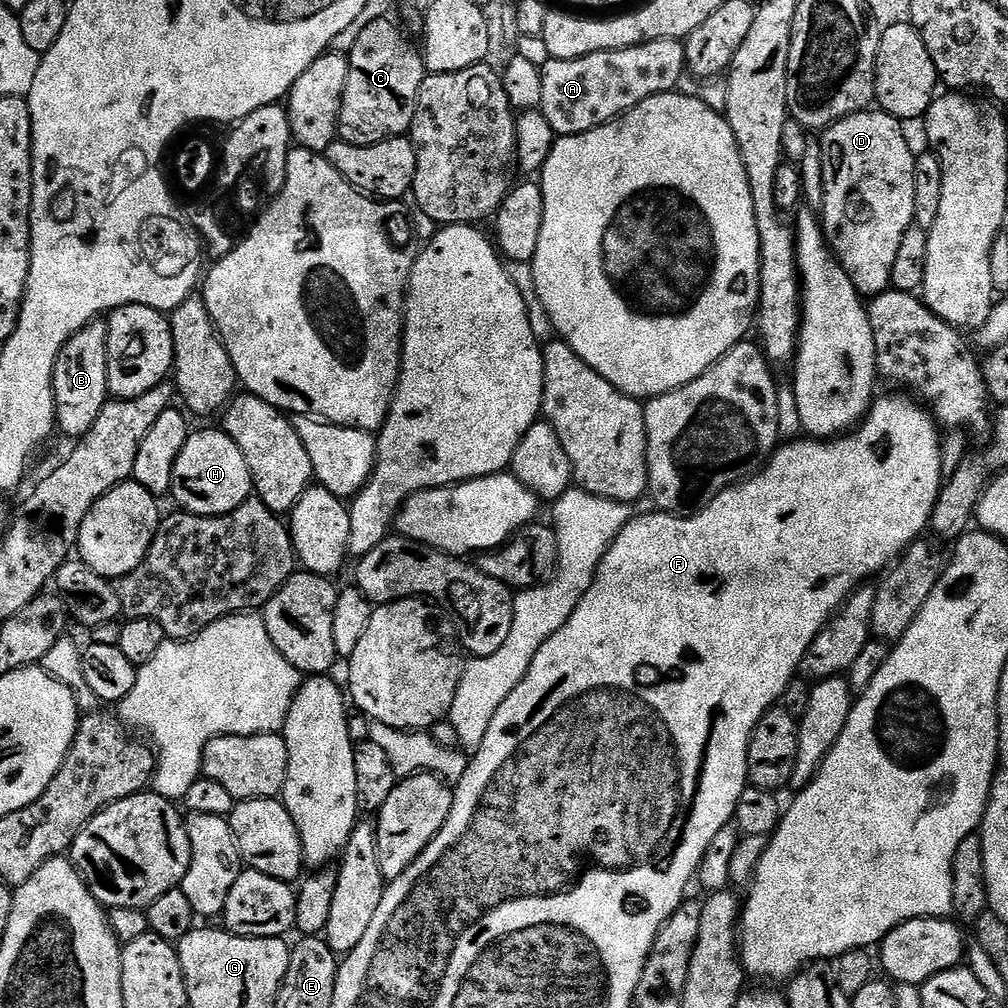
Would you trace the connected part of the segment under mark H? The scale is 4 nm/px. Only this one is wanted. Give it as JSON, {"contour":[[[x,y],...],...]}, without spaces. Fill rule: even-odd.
{"contour":[[[219,427],[193,431],[182,446],[182,454],[174,462],[171,499],[176,499],[181,509],[195,516],[221,516],[230,514],[253,495],[250,466],[242,458],[242,450]]]}

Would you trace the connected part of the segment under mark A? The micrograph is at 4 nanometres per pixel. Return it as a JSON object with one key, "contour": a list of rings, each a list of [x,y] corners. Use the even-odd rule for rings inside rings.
{"contour":[[[662,38],[654,42],[646,42],[642,46],[630,46],[626,50],[606,50],[598,54],[586,54],[573,60],[545,59],[539,65],[542,98],[539,112],[550,122],[553,133],[557,137],[586,134],[603,124],[618,119],[634,106],[646,102],[646,98],[654,98],[658,94],[677,91],[681,87],[680,79],[686,76],[686,50],[679,40]]]}

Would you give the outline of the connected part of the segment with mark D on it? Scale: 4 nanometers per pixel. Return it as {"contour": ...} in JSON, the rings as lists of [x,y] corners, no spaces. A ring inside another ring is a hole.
{"contour":[[[865,110],[823,129],[819,137],[824,179],[824,239],[864,298],[889,291],[902,234],[914,224],[917,153],[908,145],[904,128],[889,112]]]}

